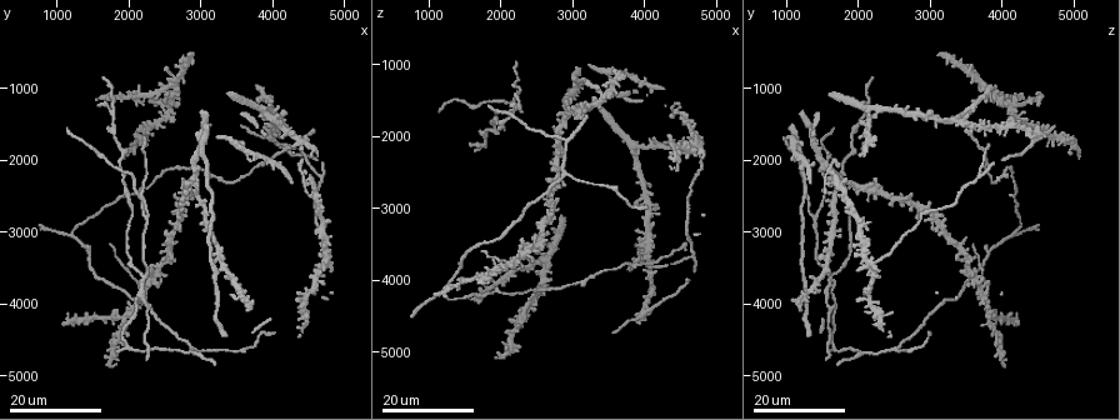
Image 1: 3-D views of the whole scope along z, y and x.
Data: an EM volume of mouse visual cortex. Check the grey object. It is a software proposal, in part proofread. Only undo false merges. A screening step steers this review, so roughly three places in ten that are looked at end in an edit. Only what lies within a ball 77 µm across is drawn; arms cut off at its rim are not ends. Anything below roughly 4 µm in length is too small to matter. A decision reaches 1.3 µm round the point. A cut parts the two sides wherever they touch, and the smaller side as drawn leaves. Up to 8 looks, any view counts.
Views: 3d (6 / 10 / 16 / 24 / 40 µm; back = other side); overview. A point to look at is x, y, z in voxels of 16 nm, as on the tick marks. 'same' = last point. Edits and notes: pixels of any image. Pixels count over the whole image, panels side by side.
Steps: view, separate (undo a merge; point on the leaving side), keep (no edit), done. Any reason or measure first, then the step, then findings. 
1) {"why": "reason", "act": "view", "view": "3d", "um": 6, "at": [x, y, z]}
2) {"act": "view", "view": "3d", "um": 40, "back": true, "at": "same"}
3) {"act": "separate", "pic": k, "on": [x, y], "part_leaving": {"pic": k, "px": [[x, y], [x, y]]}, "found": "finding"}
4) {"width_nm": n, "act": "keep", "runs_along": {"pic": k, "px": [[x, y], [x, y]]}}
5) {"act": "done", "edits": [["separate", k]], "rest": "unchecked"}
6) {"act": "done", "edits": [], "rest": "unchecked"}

{"why": "side arm on a straight run", "act": "view", "view": "3d", "um": 16, "at": [3450, 3650, 1500]}

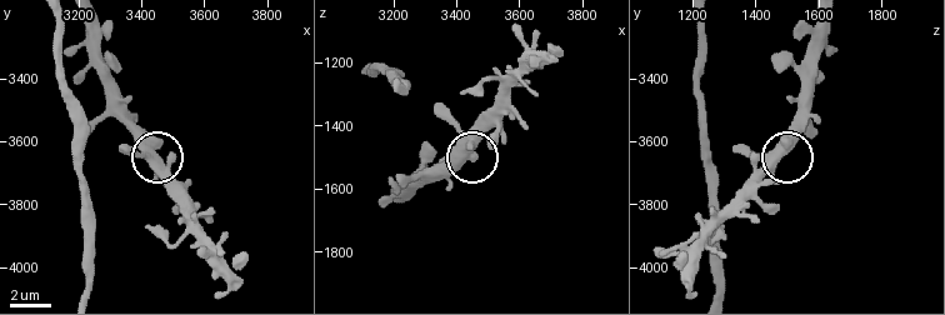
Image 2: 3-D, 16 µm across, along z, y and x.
{"act": "view", "view": "3d", "um": 6, "at": [3460, 3650, 1470]}

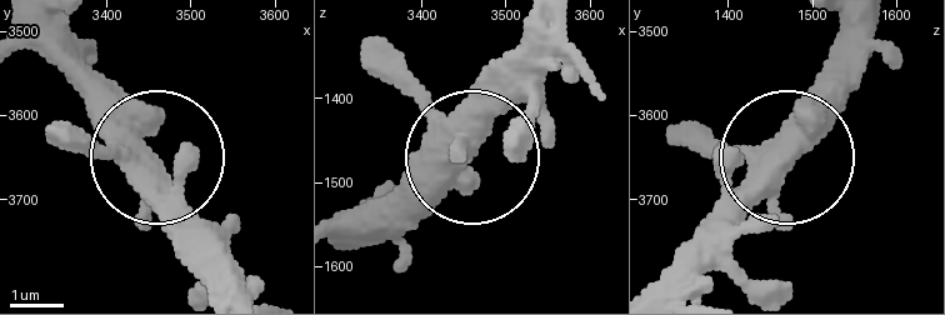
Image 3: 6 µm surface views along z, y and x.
{"width_nm": 400, "act": "keep", "found": "all the same cell"}

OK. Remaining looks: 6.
{"why": "three arms meet", "act": "view", "view": "3d", "um": 16, "at": [2200, 3600, 1600]}

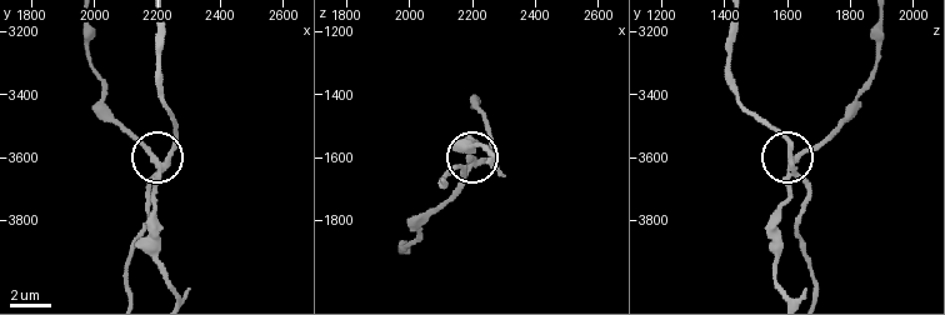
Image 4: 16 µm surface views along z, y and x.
{"why": "zoom in", "act": "view", "view": "3d", "um": 6, "at": [2220, 3610, 1610]}

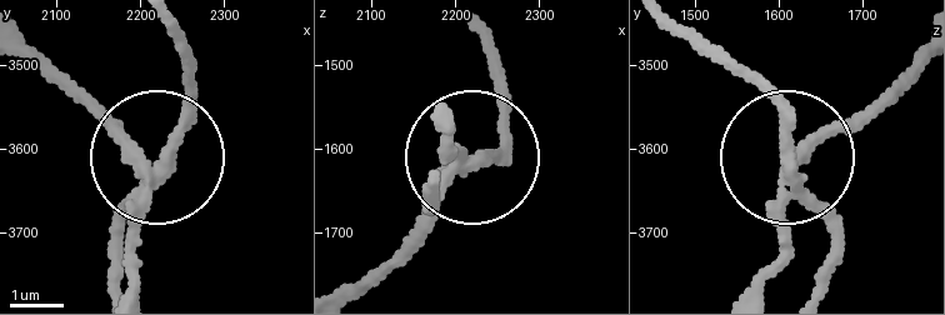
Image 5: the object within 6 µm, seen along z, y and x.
{"width_nm": 250, "act": "separate", "pic": 5, "on": [115, 121], "part_leaving": {"pic": 5, "px": [[139, 168], [44, 65]]}, "found": "a second cell is stuck on"}

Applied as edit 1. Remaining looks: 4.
{"why": "three arms meet", "act": "view", "view": "3d", "um": 24, "at": [2900, 4600, 2500]}

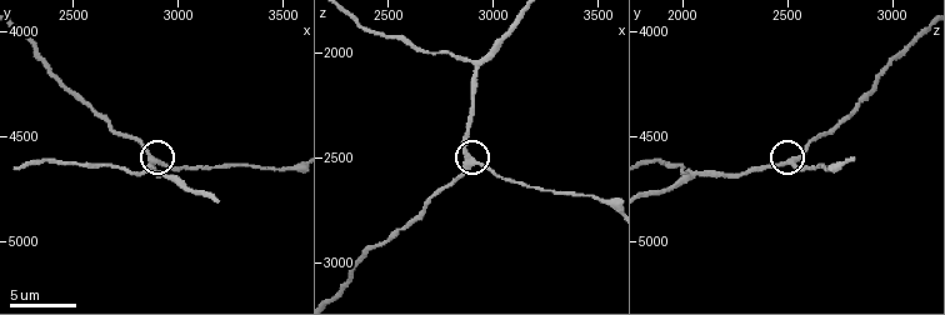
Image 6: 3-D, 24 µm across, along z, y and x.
{"act": "view", "view": "3d", "um": 6, "at": [2920, 4620, 2530]}

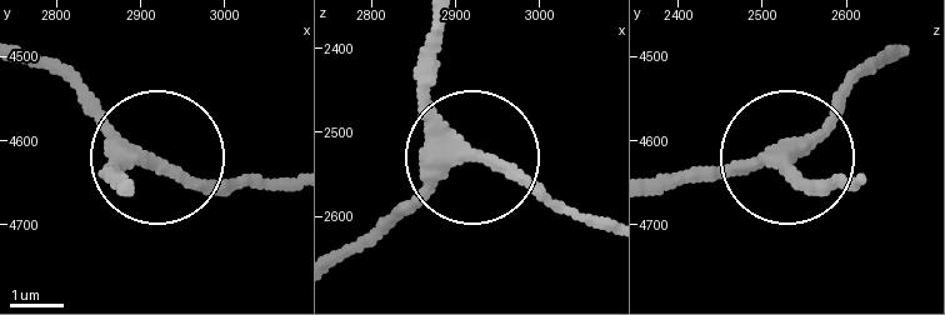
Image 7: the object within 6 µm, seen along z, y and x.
{"side_arm_um": 49, "act": "keep", "runs_along": {"pic": 7, "px": [[891, 54], [788, 153], [810, 184], [860, 184]]}, "found": "continuous, no second cell"}

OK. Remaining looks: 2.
{"why": "three arms meet", "act": "view", "view": "3d", "um": 24, "at": [4150, 1800, 3750]}

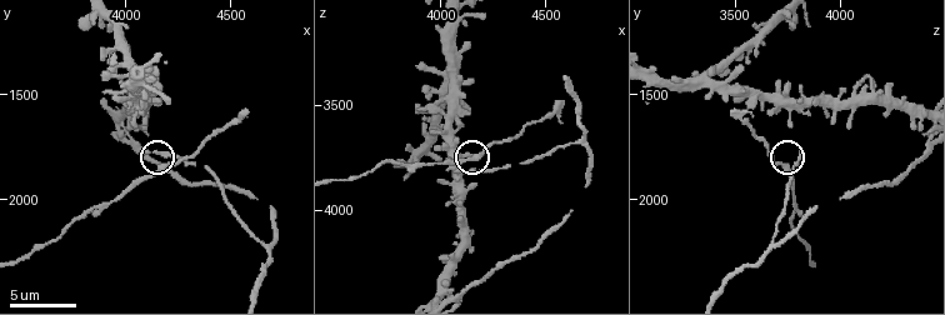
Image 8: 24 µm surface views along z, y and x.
{"act": "view", "view": "3d", "um": 10, "at": [4180, 1850, 3740]}

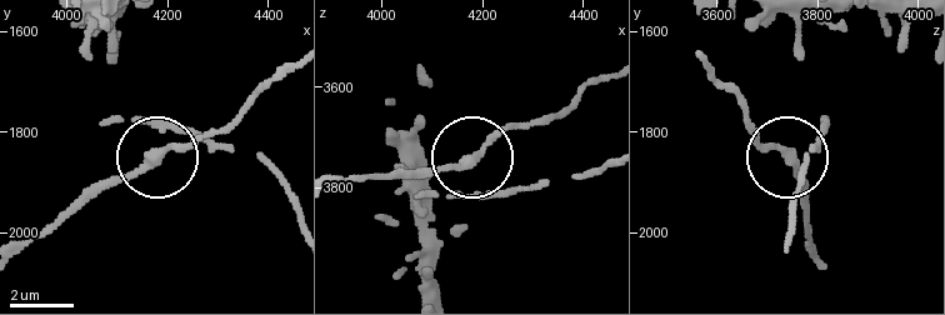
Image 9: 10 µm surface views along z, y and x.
{"act": "keep", "runs_along": {"pic": 9, "px": [[788, 223], [804, 158], [820, 134], [780, 153], [750, 134]]}, "found": "all the same cell"}

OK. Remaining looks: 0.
{"act": "done", "edits": [["separate", 5]], "rest": "unchecked"}

